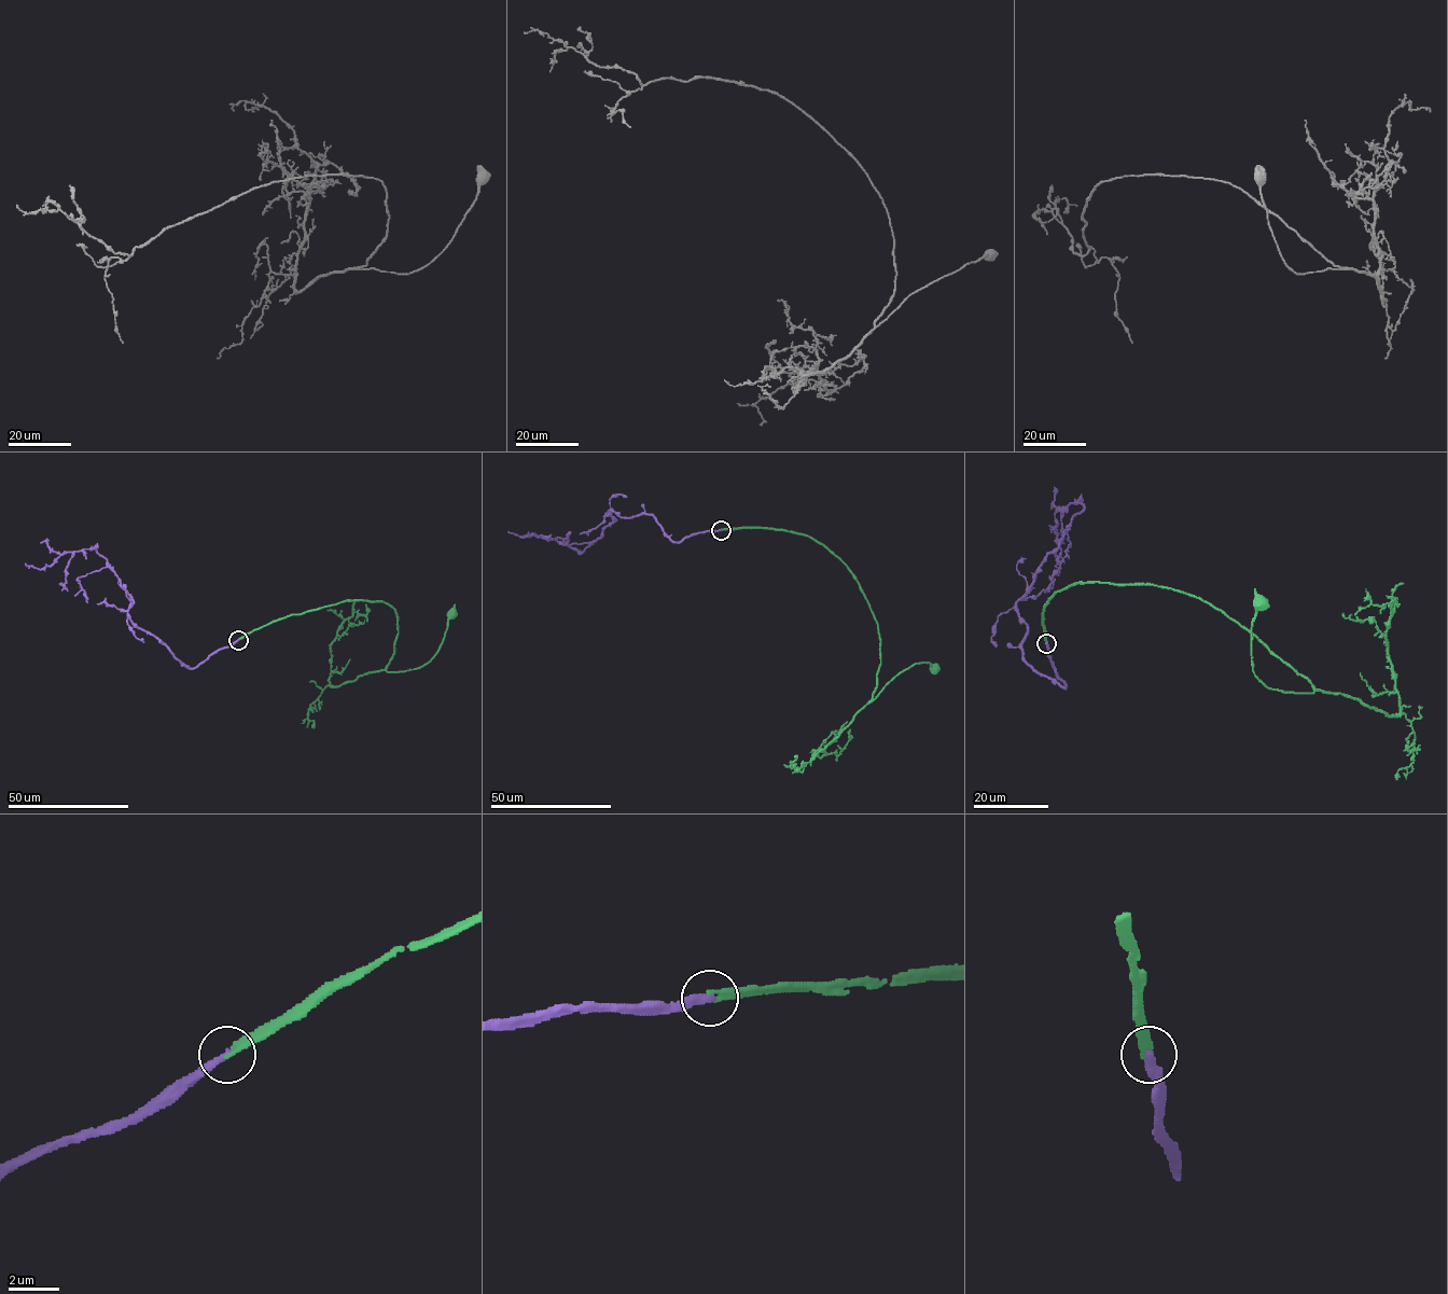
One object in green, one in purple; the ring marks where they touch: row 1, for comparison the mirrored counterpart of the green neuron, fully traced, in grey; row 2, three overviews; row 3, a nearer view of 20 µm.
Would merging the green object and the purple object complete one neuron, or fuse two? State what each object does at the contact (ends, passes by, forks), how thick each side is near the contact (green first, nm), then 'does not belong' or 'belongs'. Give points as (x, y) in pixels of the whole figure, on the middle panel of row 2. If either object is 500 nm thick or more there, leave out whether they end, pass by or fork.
green ends | purple ends | 240/340 nm | belongs

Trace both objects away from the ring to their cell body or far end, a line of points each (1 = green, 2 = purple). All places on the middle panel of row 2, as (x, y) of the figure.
1: (721, 529), (799, 533), (847, 566), (879, 636), (880, 666), (868, 703), (914, 664), (934, 668)
2: (721, 529), (672, 542), (651, 514), (622, 517), (611, 510), (615, 519), (580, 554), (543, 534), (507, 531)

